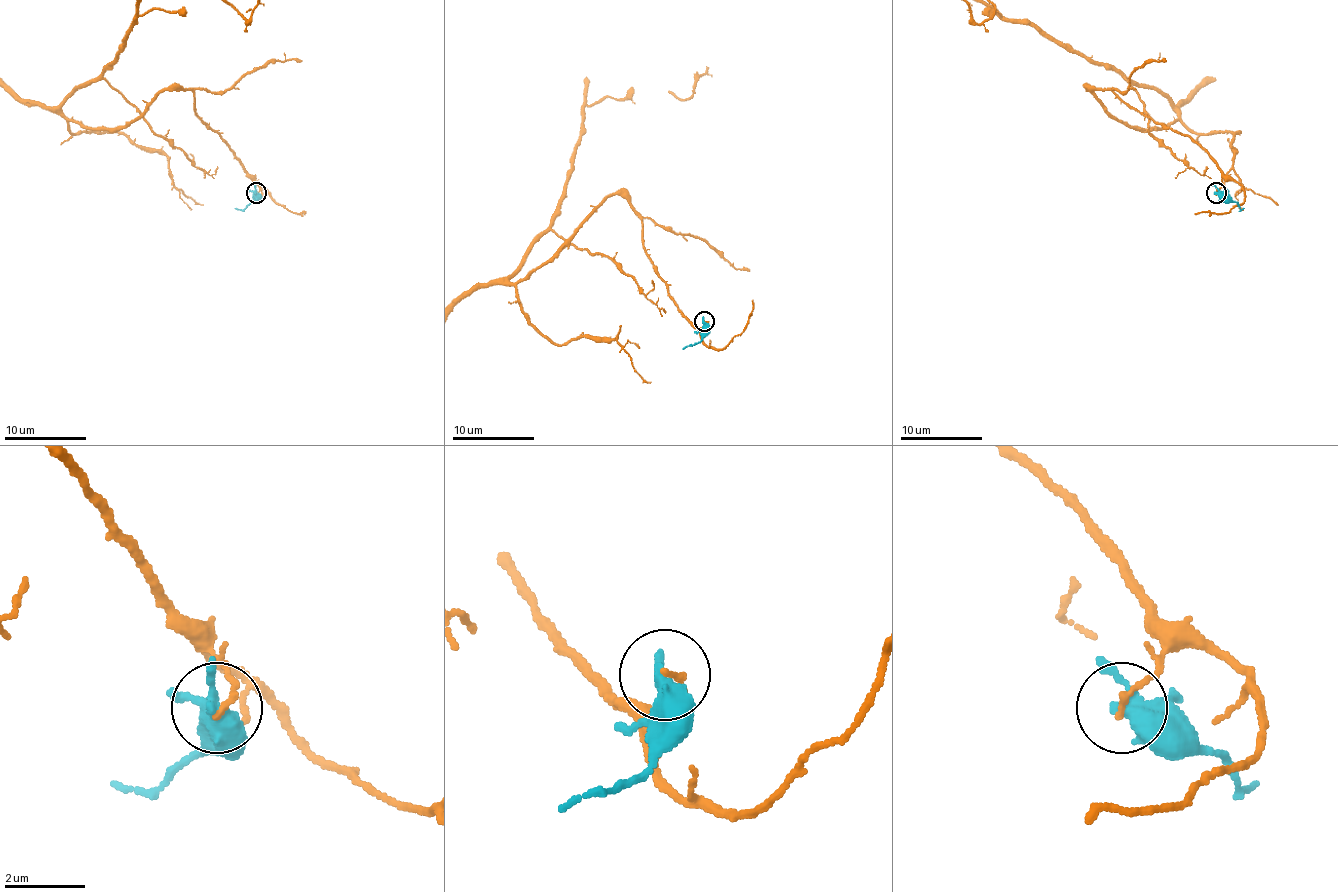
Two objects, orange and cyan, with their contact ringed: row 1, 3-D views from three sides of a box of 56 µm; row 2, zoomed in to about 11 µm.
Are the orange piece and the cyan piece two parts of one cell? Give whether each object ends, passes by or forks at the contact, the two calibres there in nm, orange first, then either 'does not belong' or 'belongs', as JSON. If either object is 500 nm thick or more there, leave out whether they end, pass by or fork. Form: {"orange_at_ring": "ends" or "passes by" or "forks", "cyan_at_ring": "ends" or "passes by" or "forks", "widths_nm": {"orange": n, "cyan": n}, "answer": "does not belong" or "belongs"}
{"orange_at_ring": "ends", "cyan_at_ring": "passes by", "widths_nm": {"orange": 150, "cyan": 380}, "answer": "does not belong"}

